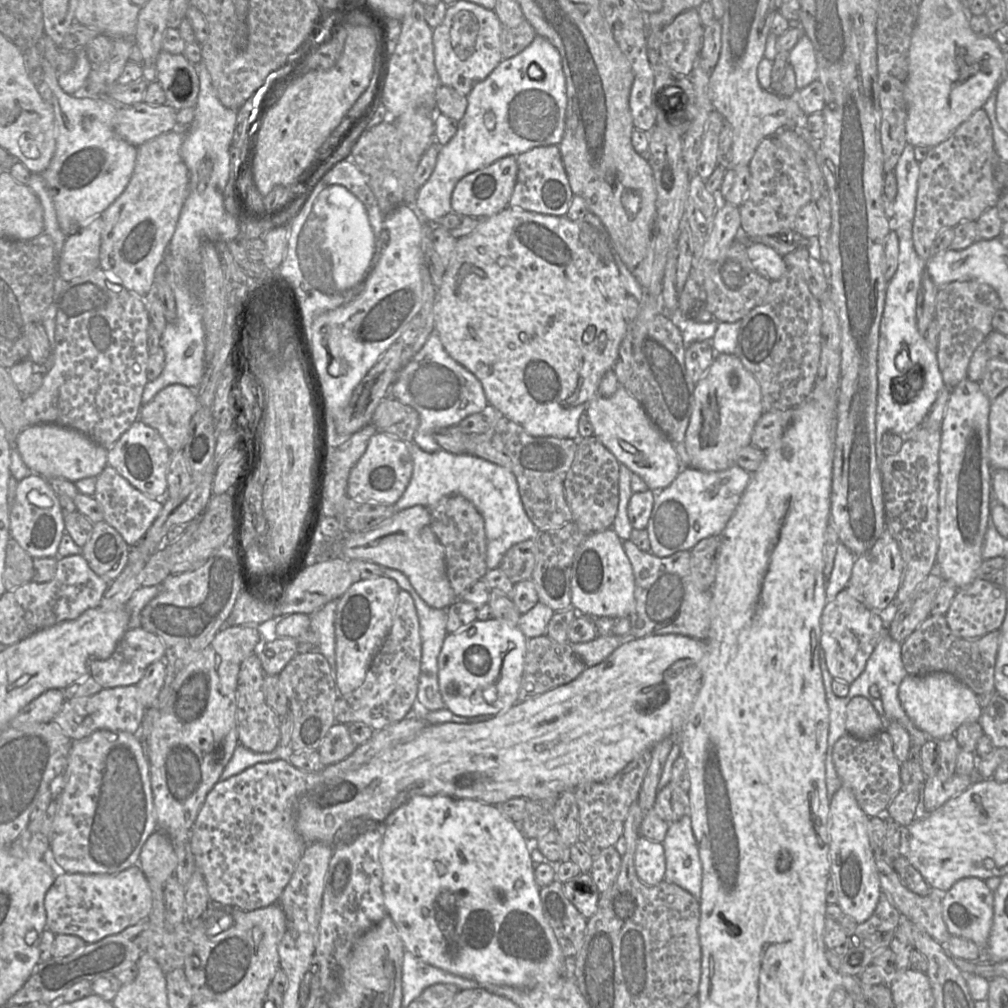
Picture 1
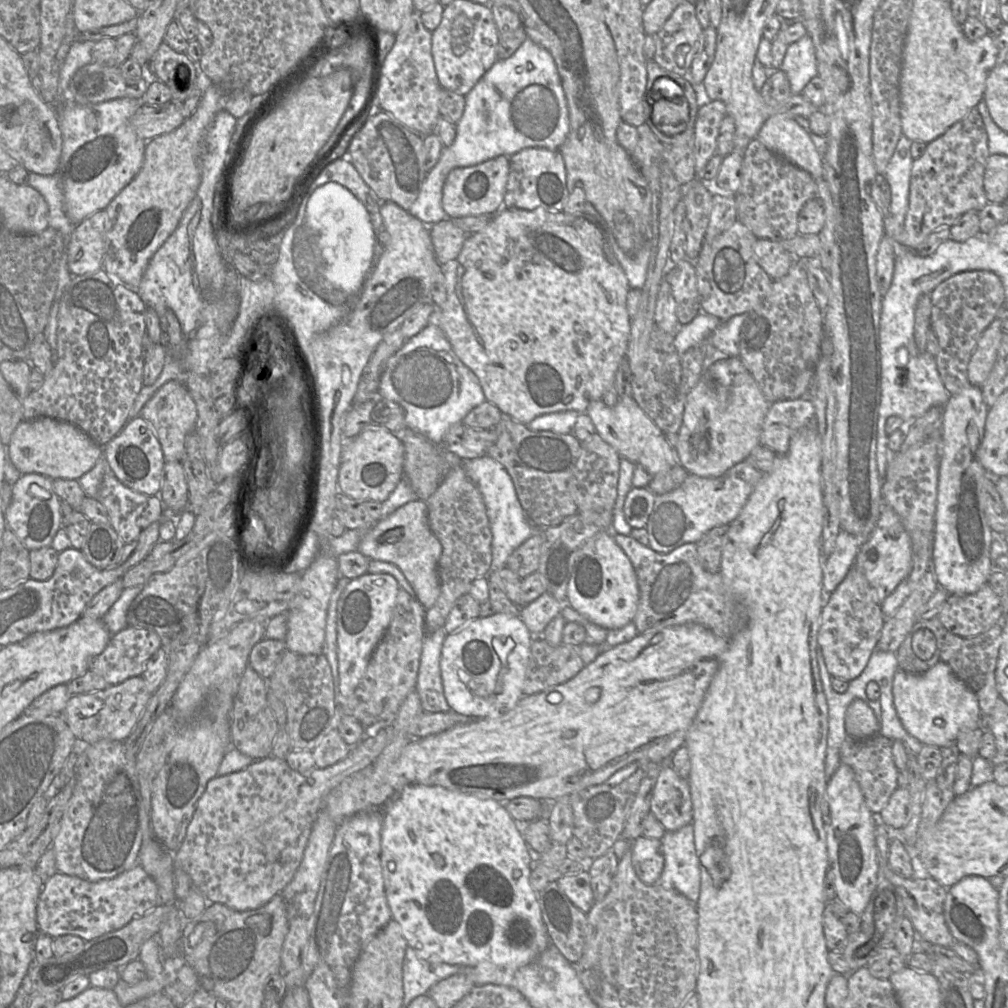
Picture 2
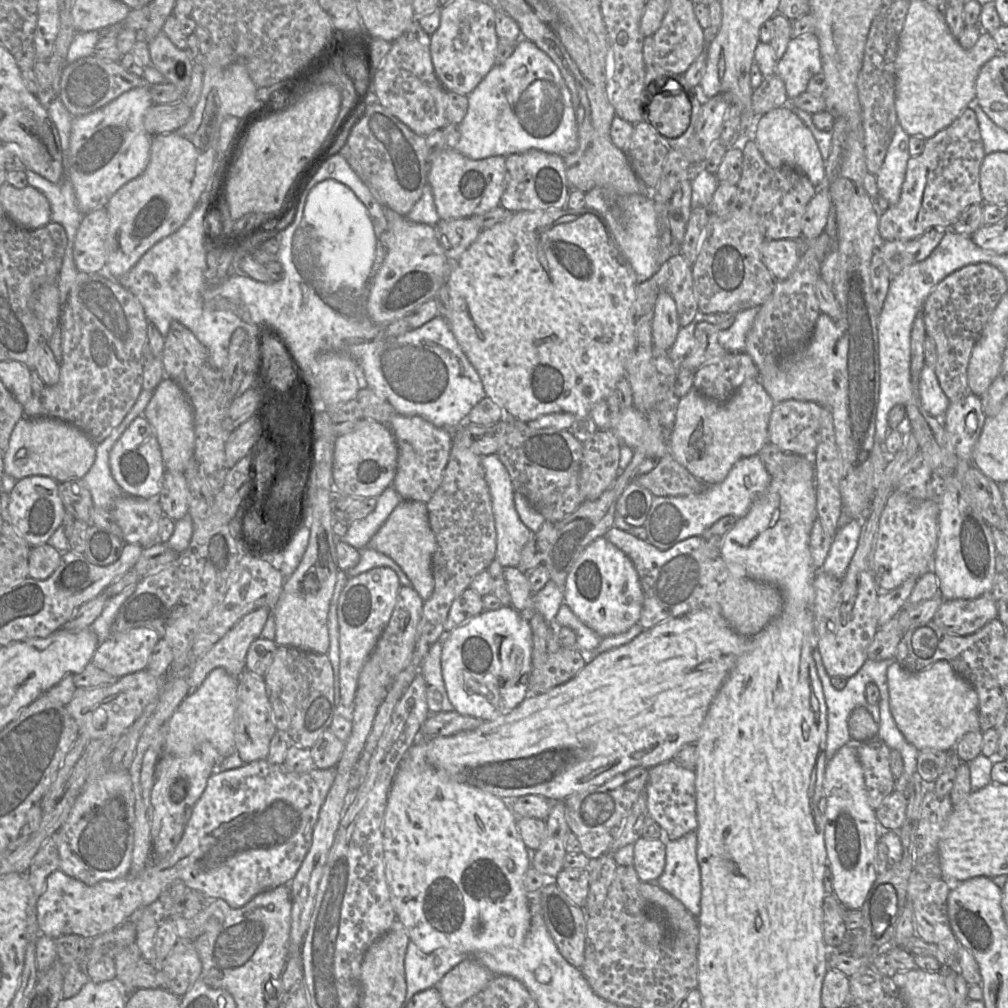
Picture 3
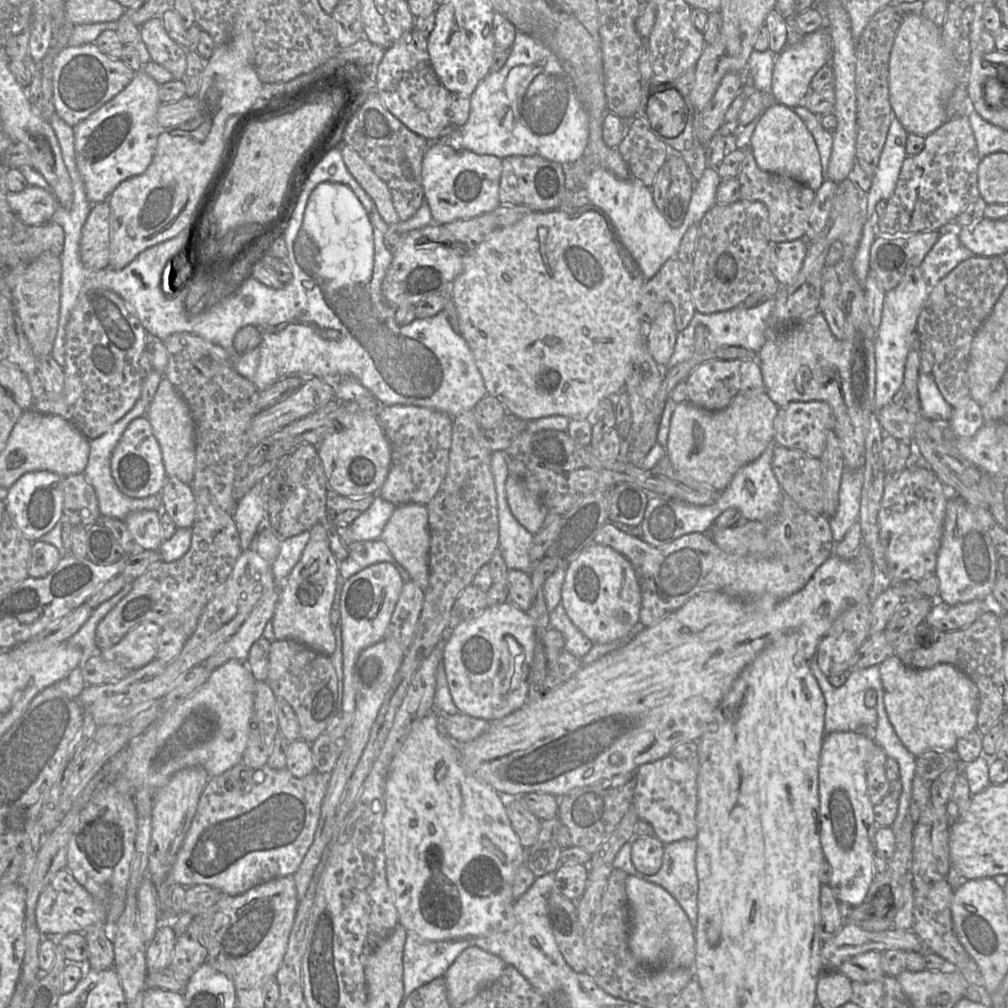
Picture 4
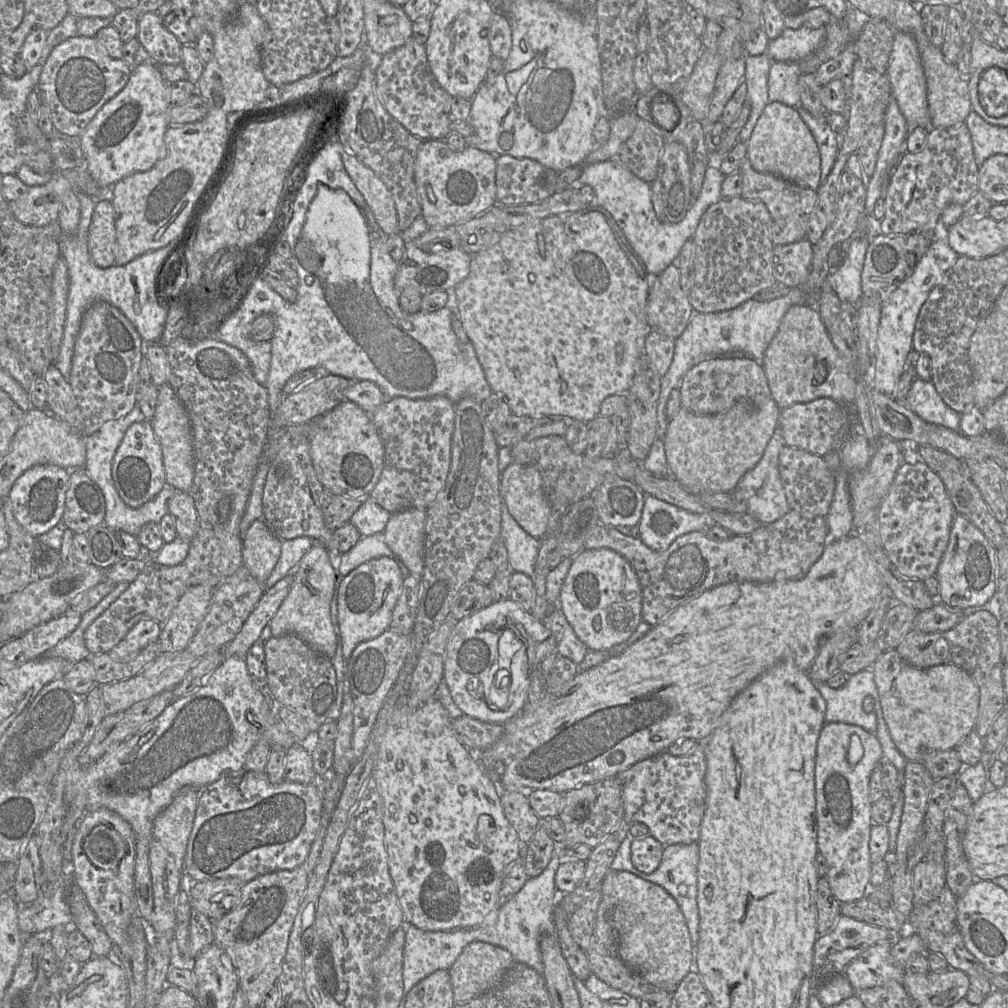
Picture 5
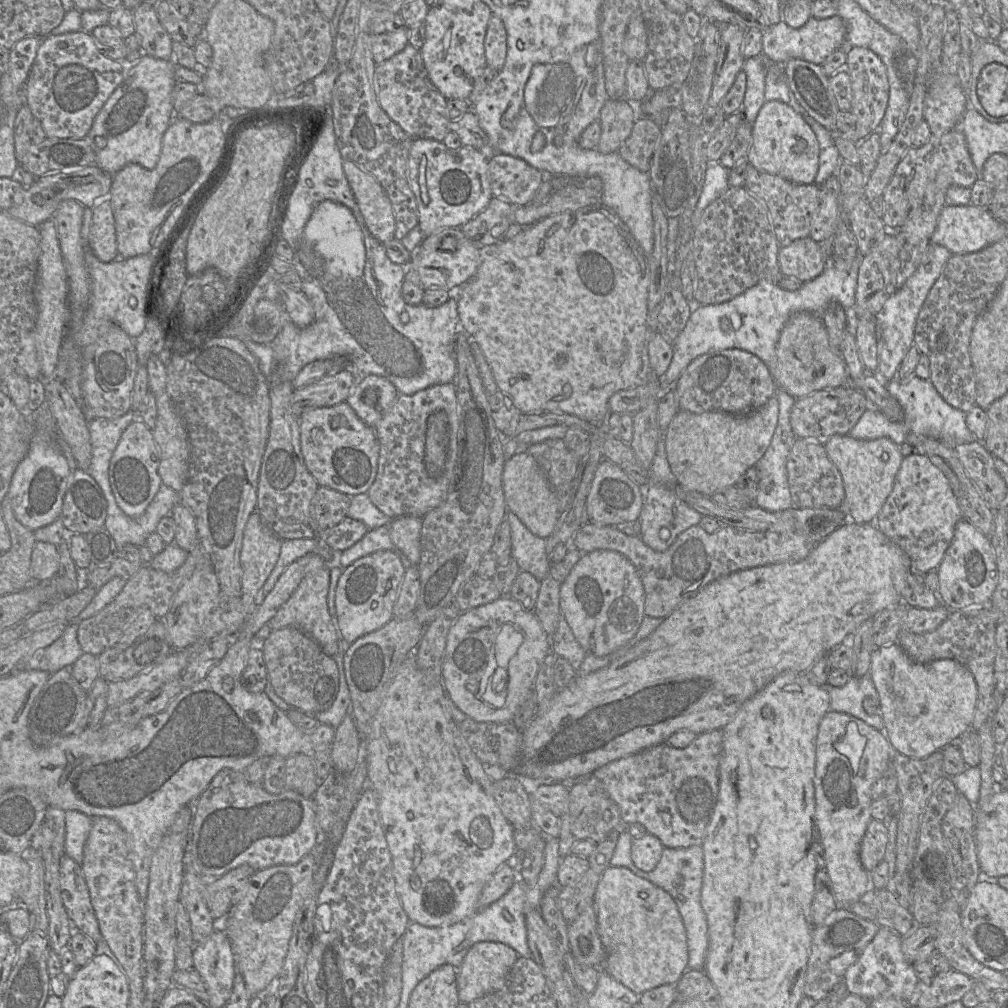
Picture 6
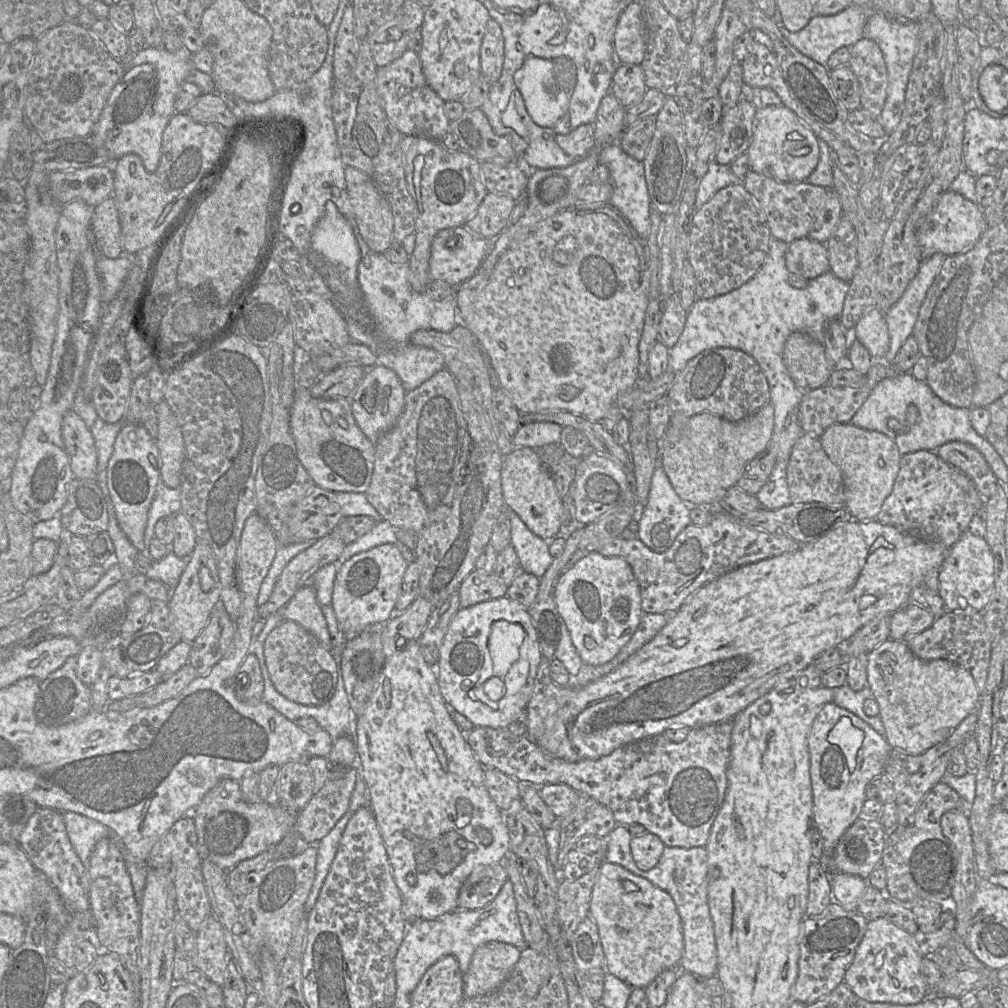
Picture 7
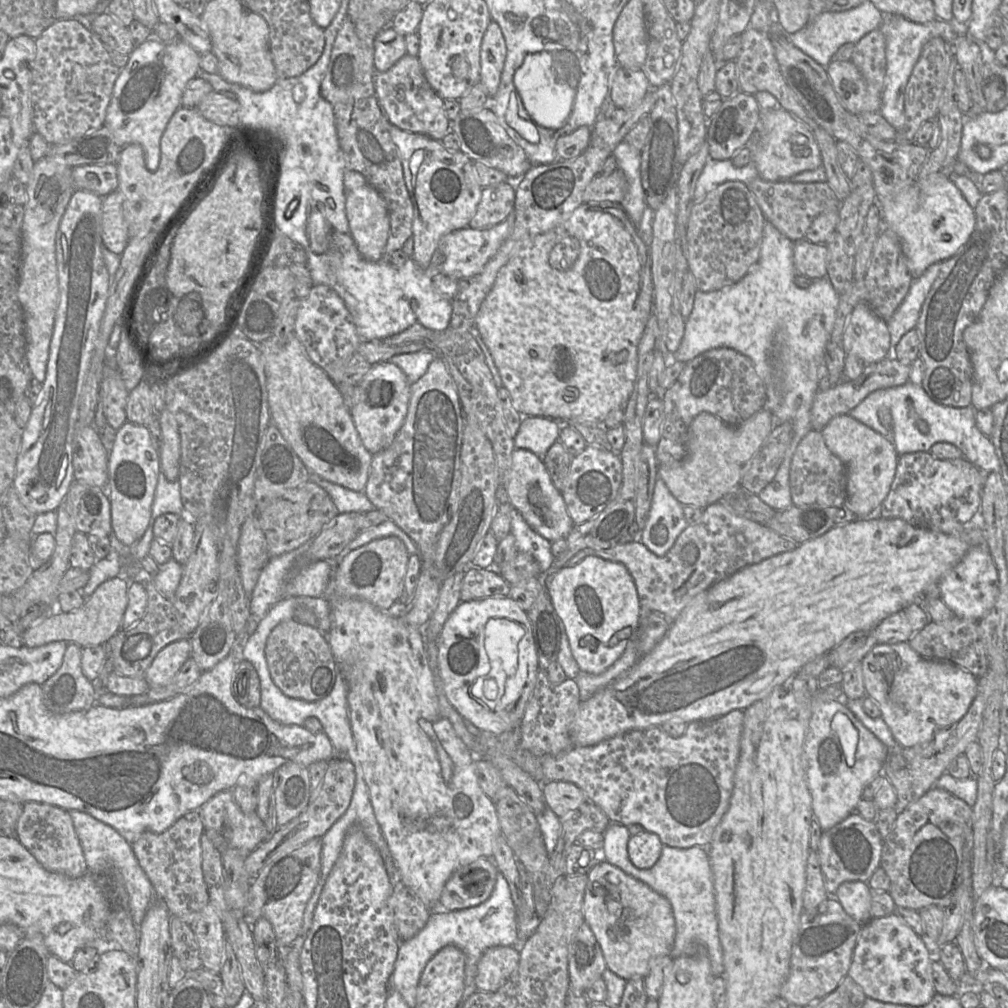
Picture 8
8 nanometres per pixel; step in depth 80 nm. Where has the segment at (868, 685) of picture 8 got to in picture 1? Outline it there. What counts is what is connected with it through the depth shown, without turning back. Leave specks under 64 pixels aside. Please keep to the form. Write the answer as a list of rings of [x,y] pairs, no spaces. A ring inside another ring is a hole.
[[[947,672],[907,675],[899,685],[898,697],[913,724],[929,738],[941,740],[954,735],[964,723],[979,722],[982,708],[975,693]]]

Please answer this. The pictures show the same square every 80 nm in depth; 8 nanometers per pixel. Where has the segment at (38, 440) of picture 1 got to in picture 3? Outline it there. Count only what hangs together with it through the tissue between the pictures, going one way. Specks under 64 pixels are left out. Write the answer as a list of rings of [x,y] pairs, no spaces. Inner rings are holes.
[[[23,416],[16,423],[7,450],[3,453],[3,472],[20,480],[30,475],[44,475],[58,483],[81,479],[91,468],[96,455],[96,444],[75,425],[54,417]]]

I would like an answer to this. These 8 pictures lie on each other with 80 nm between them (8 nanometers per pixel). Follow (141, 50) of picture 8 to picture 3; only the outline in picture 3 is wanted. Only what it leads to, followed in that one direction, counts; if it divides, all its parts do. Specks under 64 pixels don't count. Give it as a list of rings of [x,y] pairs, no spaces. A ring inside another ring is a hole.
[[[147,84],[124,92],[102,108],[72,119],[64,177],[72,182],[79,209],[87,214],[105,207],[113,194],[140,176],[150,160],[152,137],[144,127],[144,114],[152,105]]]

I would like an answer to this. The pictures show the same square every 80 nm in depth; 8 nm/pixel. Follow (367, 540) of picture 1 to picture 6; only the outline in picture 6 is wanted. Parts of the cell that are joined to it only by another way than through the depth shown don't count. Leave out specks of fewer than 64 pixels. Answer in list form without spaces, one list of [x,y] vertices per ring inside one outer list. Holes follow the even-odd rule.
[[[401,516],[389,523],[390,537],[399,555],[418,566],[421,557],[420,536],[423,518]]]

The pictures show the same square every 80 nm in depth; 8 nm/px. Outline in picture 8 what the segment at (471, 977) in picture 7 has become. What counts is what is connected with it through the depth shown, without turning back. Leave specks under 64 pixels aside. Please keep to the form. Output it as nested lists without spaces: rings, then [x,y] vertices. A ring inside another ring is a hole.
[[[493,946],[484,951],[477,965],[475,985],[477,991],[498,990],[517,968],[519,947]]]

